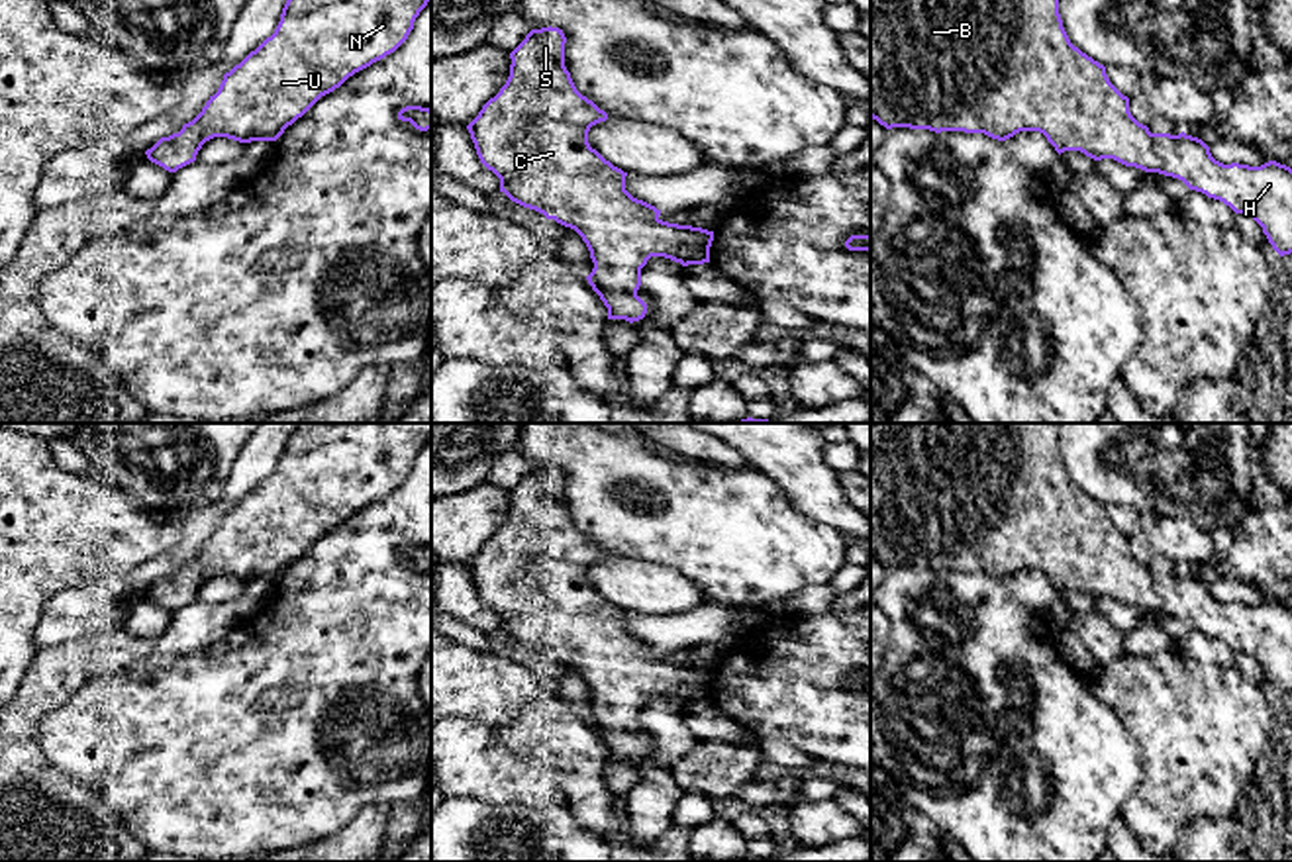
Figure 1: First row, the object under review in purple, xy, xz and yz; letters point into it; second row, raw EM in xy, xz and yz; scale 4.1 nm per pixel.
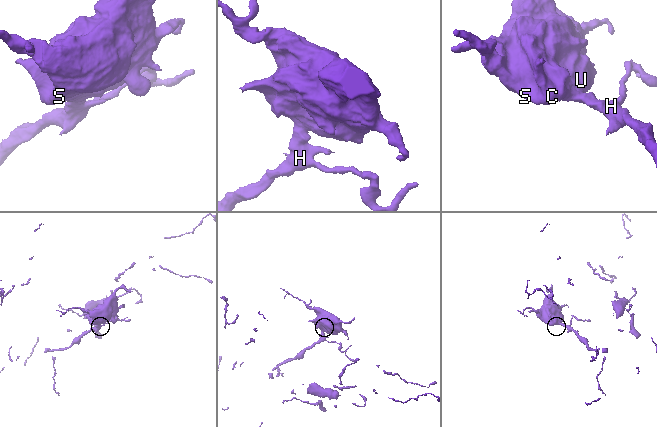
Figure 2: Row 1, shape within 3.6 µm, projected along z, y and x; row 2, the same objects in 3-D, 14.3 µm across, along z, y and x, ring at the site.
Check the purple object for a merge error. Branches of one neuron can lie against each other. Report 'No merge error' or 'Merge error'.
No merge error

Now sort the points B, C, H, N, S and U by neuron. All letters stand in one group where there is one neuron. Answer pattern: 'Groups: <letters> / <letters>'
Groups: B C H N S U

